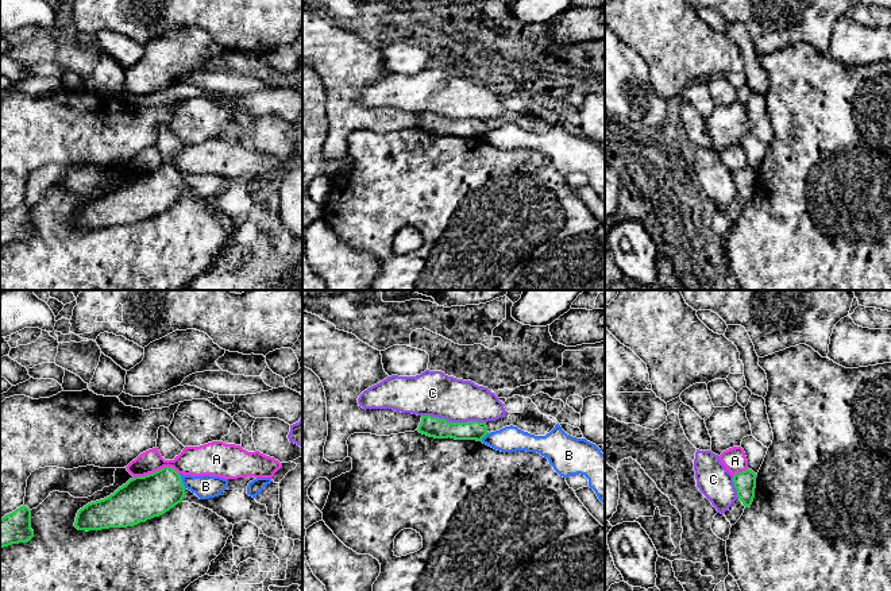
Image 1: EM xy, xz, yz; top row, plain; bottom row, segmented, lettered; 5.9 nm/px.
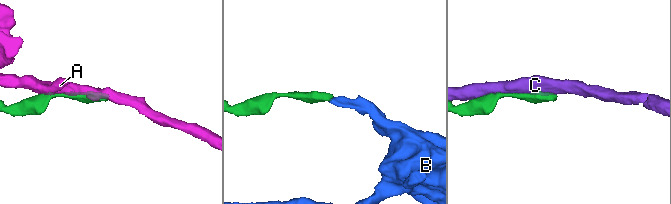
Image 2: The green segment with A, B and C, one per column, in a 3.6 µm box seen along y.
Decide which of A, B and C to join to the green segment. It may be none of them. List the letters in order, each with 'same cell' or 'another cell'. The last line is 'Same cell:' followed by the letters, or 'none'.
A: another cell
B: another cell
C: another cell
Same cell: none

